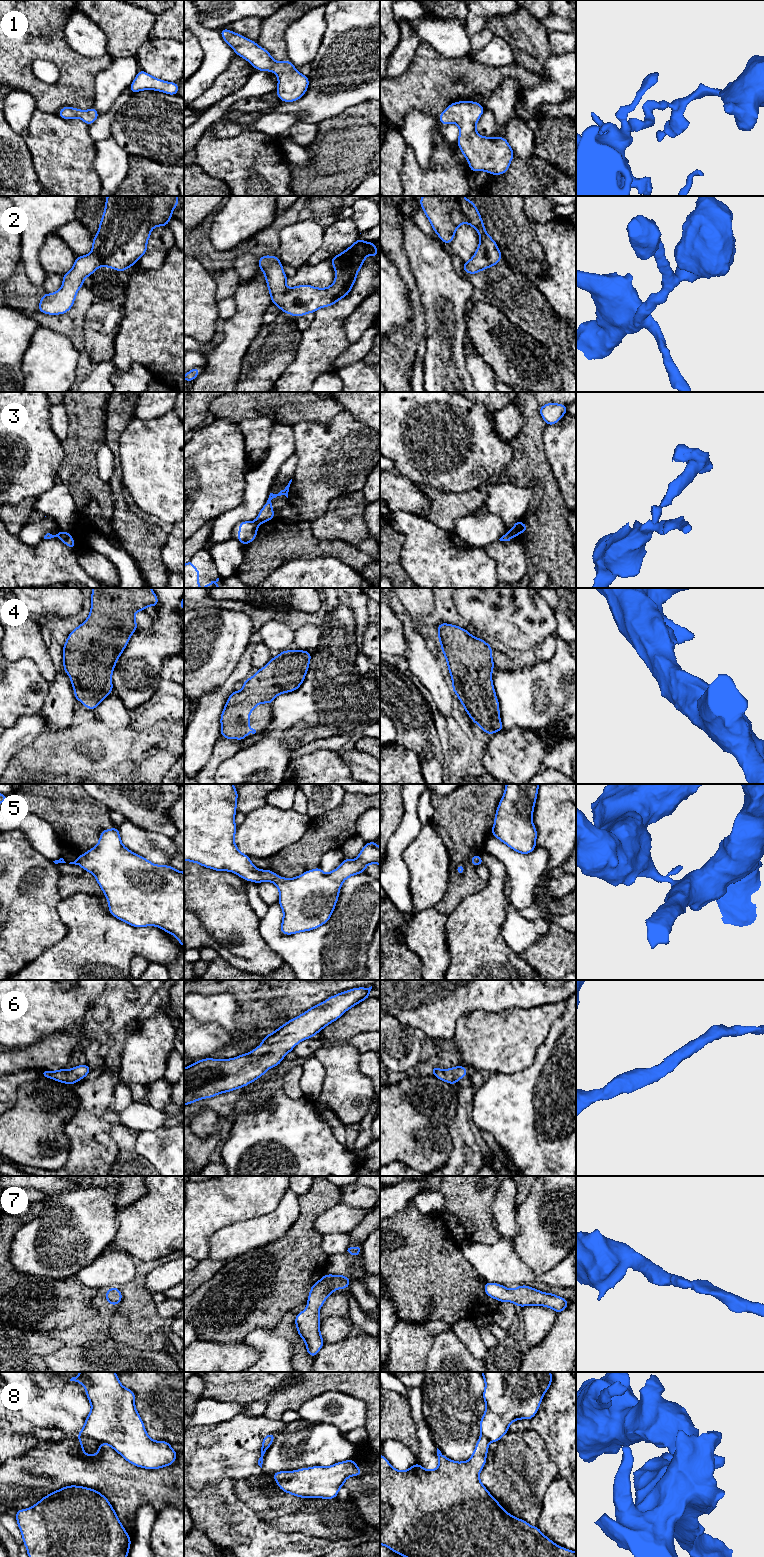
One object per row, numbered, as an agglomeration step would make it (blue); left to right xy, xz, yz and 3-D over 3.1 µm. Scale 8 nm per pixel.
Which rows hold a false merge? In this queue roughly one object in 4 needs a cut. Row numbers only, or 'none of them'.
3, 8

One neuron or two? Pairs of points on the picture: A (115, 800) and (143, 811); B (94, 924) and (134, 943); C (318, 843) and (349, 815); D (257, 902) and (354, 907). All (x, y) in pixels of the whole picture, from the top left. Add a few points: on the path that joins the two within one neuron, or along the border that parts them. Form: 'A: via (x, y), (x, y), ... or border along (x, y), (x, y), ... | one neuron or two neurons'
A: via (122, 800), (132, 800), (136, 804) | one neuron
B: via (104, 929), (107, 929), (119, 941), (124, 941) | one neuron
C: via (326, 835), (341, 821) | one neuron
D: border along (269, 905), (266, 913), (260, 919) | two neurons

